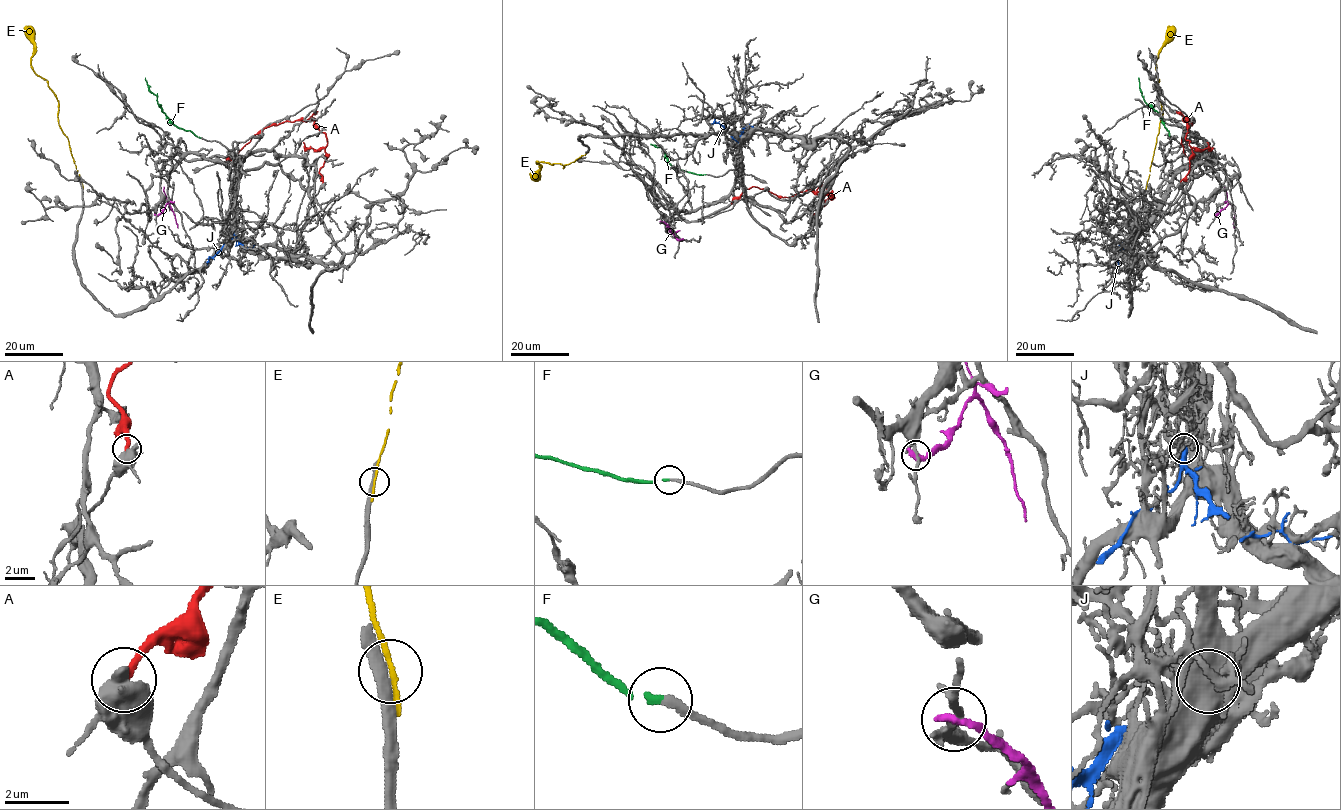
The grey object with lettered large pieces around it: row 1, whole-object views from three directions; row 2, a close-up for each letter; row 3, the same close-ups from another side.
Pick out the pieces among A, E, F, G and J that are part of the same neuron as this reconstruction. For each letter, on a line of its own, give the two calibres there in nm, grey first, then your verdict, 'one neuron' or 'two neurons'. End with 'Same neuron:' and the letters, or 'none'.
A: calibres 850 and 280 nm; two neurons
E: calibres 300 and 140 nm; two neurons
F: calibres 240 and 160 nm; one neuron
G: calibres 170 and 360 nm; two neurons
J: calibres 380 and 460 nm; two neurons
Same neuron: F

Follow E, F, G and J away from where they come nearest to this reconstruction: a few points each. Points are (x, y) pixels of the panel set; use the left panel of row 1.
E: (82, 185), (68, 138), (58, 124), (56, 95), (31, 65), (34, 45), (28, 36), (28, 26)
F: (200, 138), (177, 127), (162, 112), (145, 78)
G: (156, 215), (167, 203), (177, 228)
J: (234, 231), (231, 238), (207, 265)

